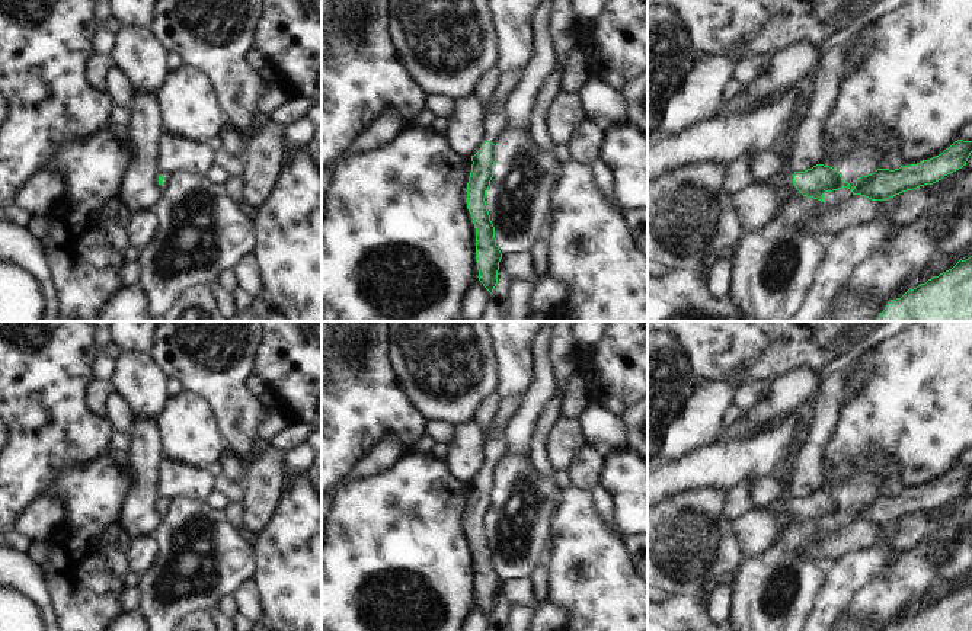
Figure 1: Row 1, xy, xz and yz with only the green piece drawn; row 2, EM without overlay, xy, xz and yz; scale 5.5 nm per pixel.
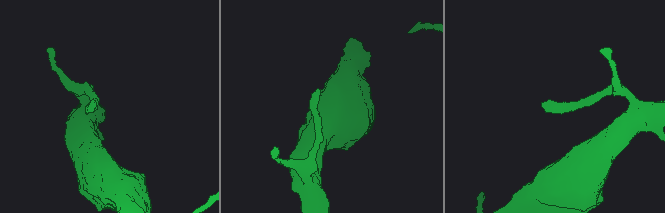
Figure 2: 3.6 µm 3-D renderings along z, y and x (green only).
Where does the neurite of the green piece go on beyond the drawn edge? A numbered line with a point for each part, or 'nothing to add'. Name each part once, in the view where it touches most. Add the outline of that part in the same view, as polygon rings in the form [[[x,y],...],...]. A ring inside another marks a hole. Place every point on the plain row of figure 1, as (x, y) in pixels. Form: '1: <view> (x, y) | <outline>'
1: yz (779, 503) | [[[777,497],[776,500],[773,500],[771,503],[768,503],[768,507],[773,510],[789,510],[792,513],[794,513],[793,510],[793,497],[792,499],[781,499]],[[794,513],[796,515],[796,513]],[[796,515],[797,516],[797,515]],[[797,516],[799,518],[799,516]],[[799,518],[800,519],[800,518]]]

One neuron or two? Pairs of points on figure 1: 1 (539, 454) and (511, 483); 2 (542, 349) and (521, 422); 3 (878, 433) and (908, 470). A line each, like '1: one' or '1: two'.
1: two
2: one
3: one

